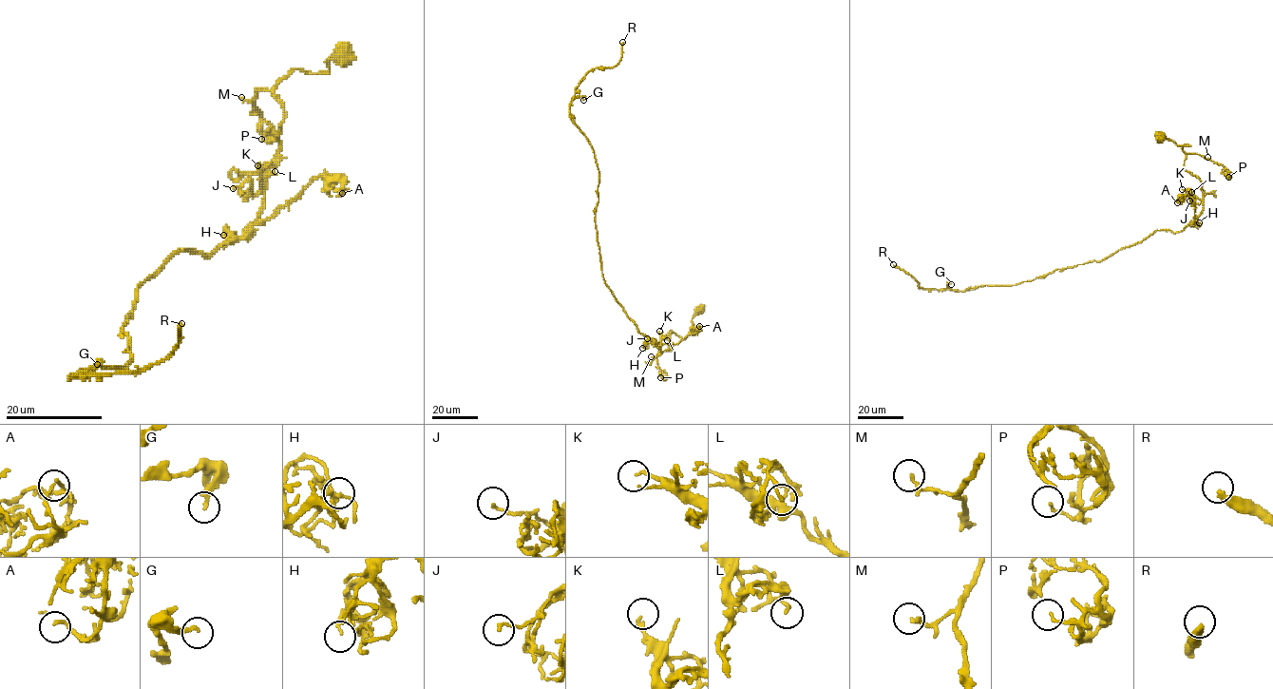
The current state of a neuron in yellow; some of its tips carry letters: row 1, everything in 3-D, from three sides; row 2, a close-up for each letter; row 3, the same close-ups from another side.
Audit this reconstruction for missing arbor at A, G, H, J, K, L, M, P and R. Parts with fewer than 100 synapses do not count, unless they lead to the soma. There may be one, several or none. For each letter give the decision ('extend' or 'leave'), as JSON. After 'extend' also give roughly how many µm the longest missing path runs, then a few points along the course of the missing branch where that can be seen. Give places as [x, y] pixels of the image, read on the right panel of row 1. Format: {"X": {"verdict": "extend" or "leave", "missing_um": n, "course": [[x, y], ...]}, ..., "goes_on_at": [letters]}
{"A": {"verdict": "leave"}, "G": {"verdict": "leave"}, "H": {"verdict": "leave"}, "J": {"verdict": "leave"}, "K": {"verdict": "leave"}, "L": {"verdict": "leave"}, "M": {"verdict": "leave"}, "P": {"verdict": "leave"}, "R": {"verdict": "extend", "missing_um": 130}, "goes_on_at": ["R"]}

